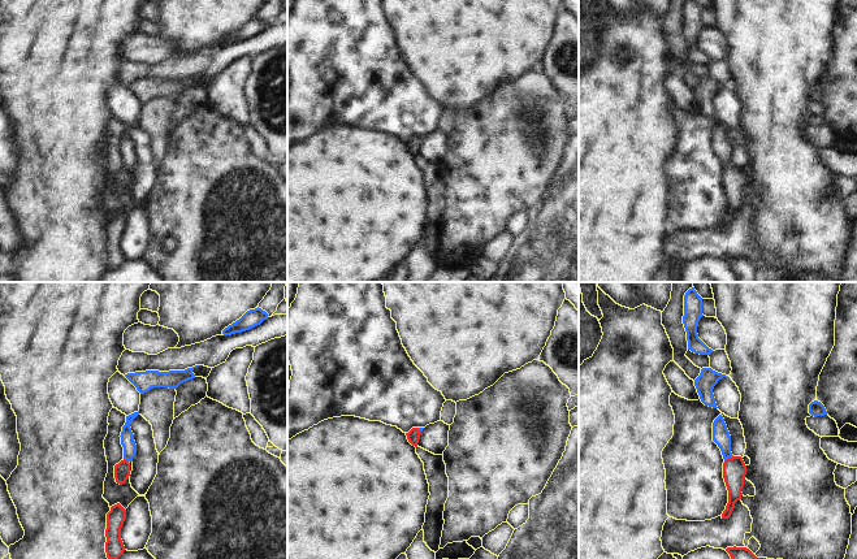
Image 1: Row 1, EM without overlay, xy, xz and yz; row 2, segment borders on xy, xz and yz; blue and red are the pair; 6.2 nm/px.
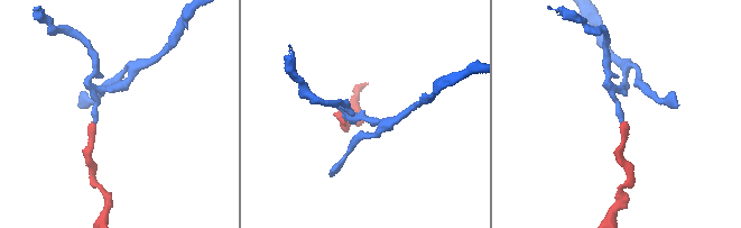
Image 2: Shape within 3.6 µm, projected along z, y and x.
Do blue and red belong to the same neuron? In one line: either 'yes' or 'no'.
yes

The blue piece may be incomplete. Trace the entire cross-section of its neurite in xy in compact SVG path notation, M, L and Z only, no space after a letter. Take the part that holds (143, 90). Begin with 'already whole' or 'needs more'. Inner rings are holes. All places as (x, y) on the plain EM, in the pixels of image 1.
already whole | M199 75L187 77L185 79L146 79L127 82L125 86L137 96L140 103L150 100L153 96L177 98L181 92L195 87L192 79Z

